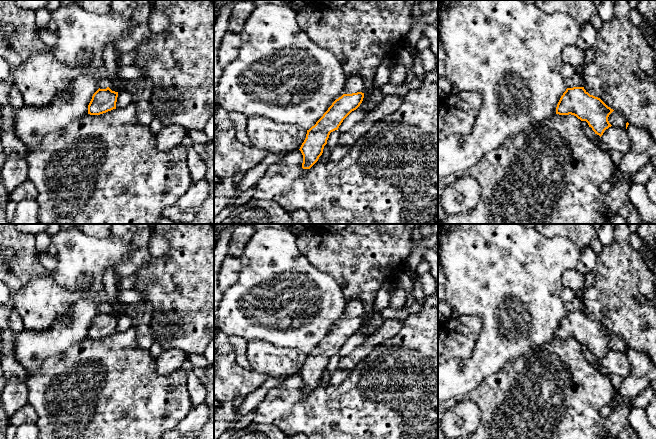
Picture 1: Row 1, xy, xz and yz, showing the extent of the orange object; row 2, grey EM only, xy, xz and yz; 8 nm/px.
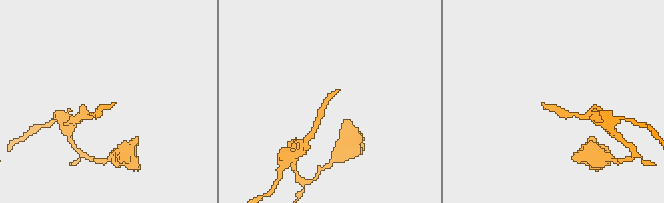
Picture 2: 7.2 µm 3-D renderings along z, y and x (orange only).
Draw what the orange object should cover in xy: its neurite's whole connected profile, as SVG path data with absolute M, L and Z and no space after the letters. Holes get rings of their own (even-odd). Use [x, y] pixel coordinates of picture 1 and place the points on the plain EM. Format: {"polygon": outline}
{"polygon": "M109 311L98 313L92 320L88 329L88 338L100 339L116 333L118 316L112 315Z"}

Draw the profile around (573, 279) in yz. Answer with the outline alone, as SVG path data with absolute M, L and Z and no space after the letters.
M576 269L567 270L563 274L564 288L569 288L575 293L581 290L585 284L585 275Z

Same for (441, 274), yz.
M438 266L438 300L445 300L446 274L443 268Z

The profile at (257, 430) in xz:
M254 422L235 432L230 439L291 439L277 426Z

